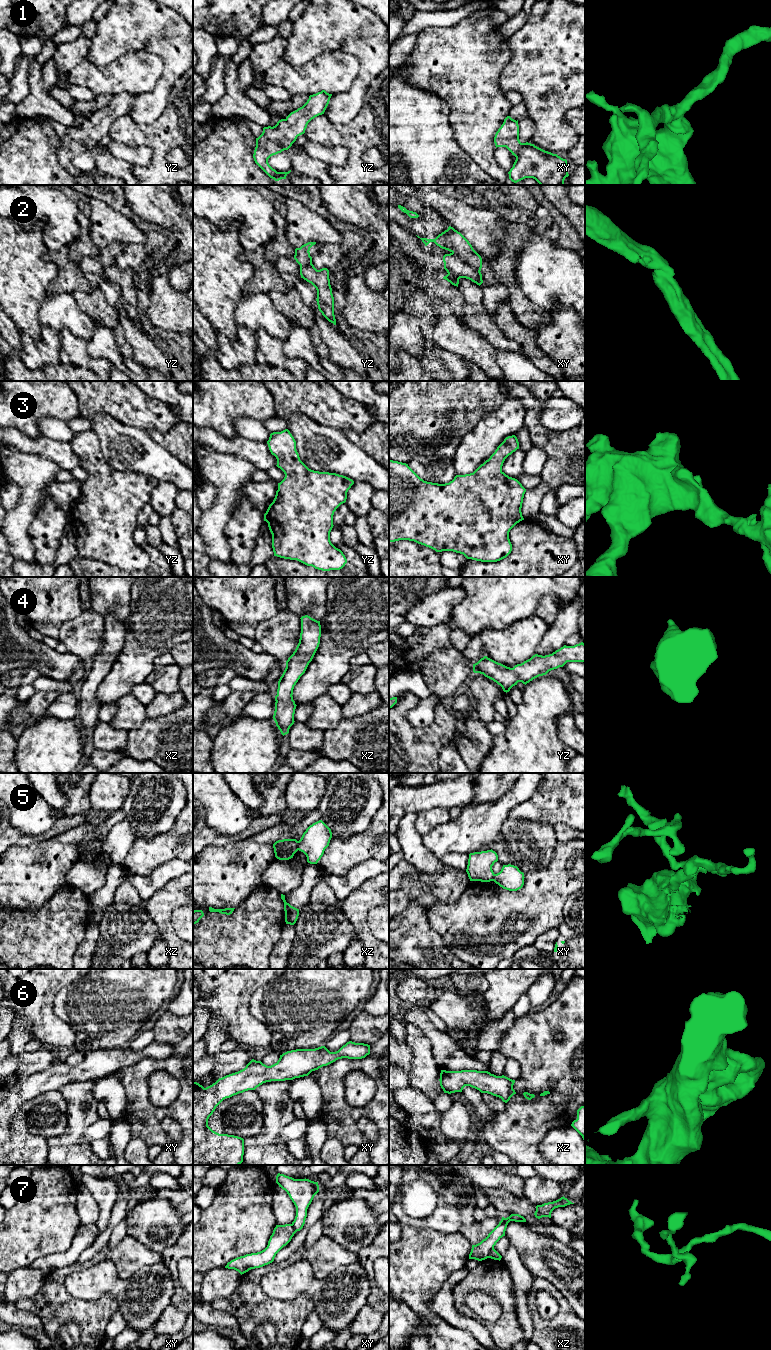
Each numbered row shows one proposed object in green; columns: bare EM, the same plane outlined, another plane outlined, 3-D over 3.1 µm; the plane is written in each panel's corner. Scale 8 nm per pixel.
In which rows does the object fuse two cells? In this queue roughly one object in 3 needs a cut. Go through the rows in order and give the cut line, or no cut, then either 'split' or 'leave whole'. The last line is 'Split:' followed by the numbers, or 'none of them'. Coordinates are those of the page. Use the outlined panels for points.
1: cut none; leave whole
2: cut xy (452, 252), (479, 271); split
3: cut none; leave whole
4: cut none; leave whole
5: cut xz (297, 841), (298, 849); split
6: cut none; leave whole
7: cut xz (493, 1247), (488, 1257); split
Split: 2, 5, 7

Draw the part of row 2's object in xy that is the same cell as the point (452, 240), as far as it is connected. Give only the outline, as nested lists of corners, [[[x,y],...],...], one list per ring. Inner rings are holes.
[[[449,226],[447,230],[439,234],[435,239],[420,239],[425,246],[427,246],[430,242],[434,242],[440,248],[448,250],[457,255],[460,259],[477,271],[481,271],[481,256],[473,249],[469,241],[453,227]],[[419,236],[417,237],[420,238]]]

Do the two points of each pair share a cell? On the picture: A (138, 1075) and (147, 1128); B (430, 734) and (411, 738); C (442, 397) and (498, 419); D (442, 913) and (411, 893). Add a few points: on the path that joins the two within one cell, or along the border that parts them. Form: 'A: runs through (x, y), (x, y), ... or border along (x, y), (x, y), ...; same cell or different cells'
A: runs through (138, 1088), (138, 1107), (141, 1115); same cell
B: runs through (425, 736), (418, 736), (416, 738); same cell
C: border along (505, 400), (497, 408), (487, 412), (470, 431); different cells
D: runs through (434, 905), (429, 900), (419, 897); same cell

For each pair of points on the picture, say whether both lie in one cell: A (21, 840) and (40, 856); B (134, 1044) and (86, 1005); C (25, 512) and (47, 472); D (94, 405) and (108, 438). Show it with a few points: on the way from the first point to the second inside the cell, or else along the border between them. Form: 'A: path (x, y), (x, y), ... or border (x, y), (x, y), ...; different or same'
A: border (48, 841), (10, 847); different
B: border (135, 1036), (127, 1045); different
C: path (28, 502), (31, 489), (37, 482); same
D: border (119, 422), (105, 413), (97, 412), (91, 423); different

